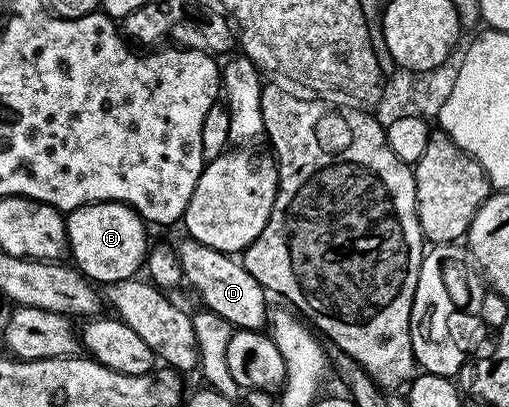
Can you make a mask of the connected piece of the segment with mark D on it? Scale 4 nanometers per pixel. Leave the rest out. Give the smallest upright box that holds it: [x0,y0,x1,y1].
[176,238,268,329]

